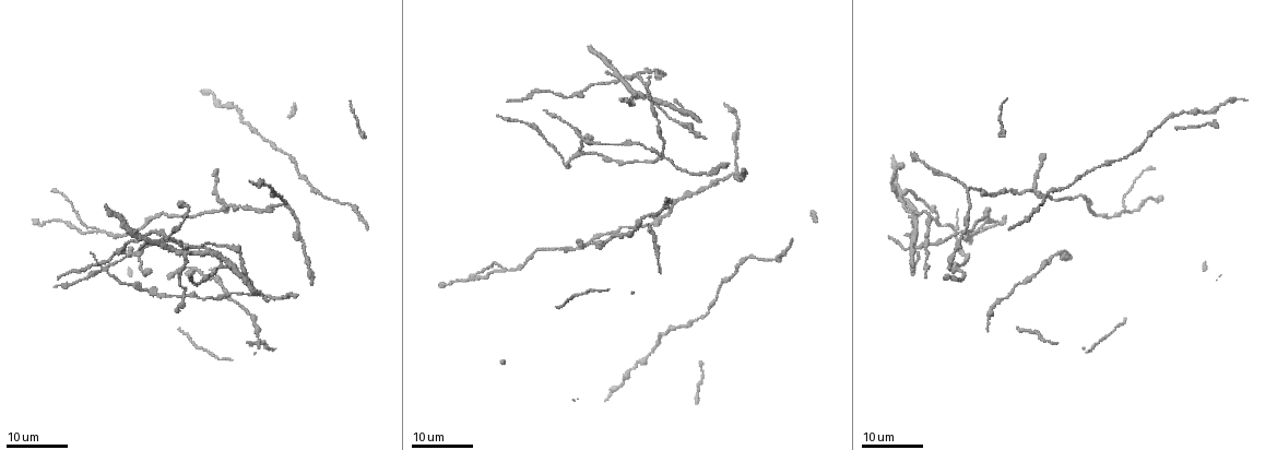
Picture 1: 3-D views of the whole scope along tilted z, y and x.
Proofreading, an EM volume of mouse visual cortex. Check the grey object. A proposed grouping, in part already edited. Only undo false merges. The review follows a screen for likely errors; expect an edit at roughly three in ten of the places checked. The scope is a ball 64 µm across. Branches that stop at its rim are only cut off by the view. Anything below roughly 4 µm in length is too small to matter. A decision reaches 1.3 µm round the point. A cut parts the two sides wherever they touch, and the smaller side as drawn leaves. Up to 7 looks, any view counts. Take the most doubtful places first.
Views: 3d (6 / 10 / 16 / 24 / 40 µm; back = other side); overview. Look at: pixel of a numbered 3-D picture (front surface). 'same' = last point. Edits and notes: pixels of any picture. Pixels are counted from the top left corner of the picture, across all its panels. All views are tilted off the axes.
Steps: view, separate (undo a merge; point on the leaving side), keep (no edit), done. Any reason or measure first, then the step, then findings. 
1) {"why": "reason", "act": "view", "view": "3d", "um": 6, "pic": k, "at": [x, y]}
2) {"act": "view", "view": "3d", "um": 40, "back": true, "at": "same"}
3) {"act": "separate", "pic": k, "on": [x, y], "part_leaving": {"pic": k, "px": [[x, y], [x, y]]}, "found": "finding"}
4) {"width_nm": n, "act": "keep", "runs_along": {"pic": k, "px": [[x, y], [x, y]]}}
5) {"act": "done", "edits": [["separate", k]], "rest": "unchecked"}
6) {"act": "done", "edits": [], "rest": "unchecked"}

{"why": "three arms meet", "act": "view", "view": "3d", "um": 24, "pic": 1, "at": [95, 232]}

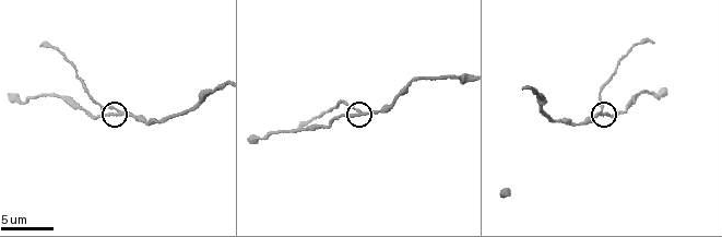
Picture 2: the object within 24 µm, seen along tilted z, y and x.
{"why": "closer look", "act": "view", "view": "3d", "um": 6, "pic": 2, "at": [362, 114]}

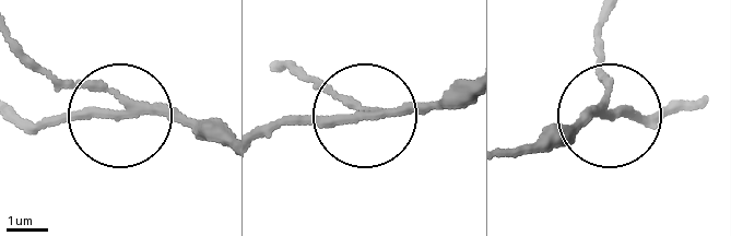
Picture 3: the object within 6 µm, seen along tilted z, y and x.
{"act": "keep", "runs_along": {"pic": 3, "px": [[460, 83], [434, 104], [375, 115], [296, 65]]}, "found": "one cell here"}

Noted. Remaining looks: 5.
{"why": "small branch off a trunk", "act": "view", "view": "3d", "um": 16, "pic": 1, "at": [999, 222]}

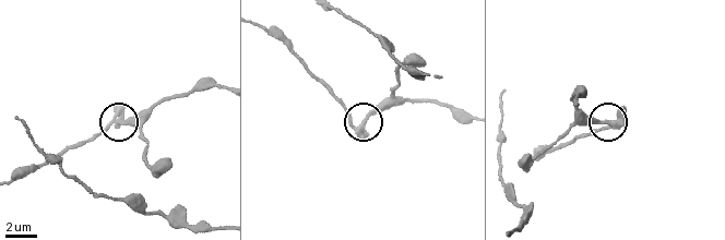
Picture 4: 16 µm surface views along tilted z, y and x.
{"act": "view", "view": "3d", "um": 6, "pic": 4, "at": [611, 122]}

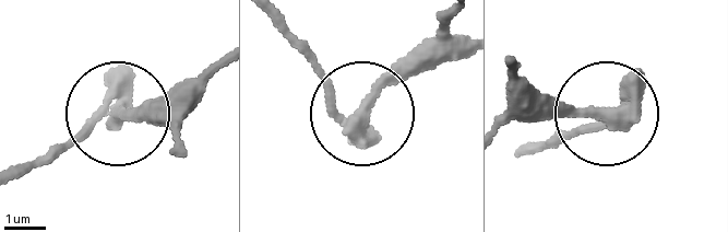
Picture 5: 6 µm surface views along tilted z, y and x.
{"arms": 3, "act": "keep", "runs_along": {"pic": 5, "px": [[215, 71], [100, 115], [20, 161]]}, "found": "all the same cell"}

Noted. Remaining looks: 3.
{"act": "view", "view": "3d", "um": 24, "pic": 1, "at": [658, 217]}

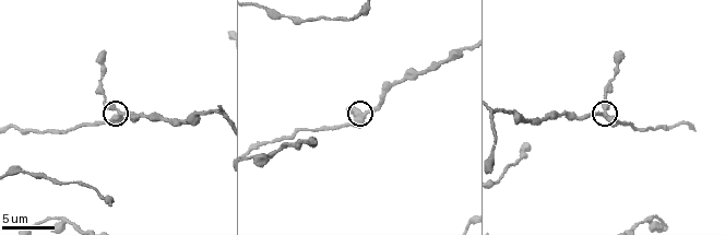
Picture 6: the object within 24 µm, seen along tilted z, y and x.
{"why": "closer look", "act": "view", "view": "3d", "um": 10, "pic": 6, "at": [607, 116]}

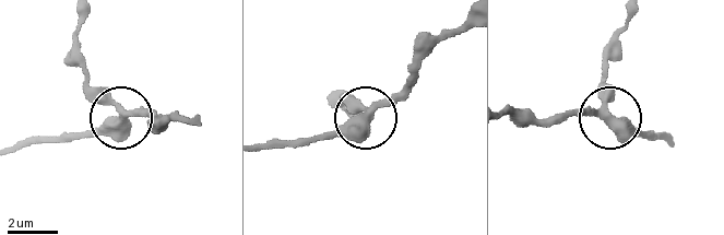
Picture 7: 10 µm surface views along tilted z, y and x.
{"act": "view", "view": "3d", "um": 6, "pic": 7, "at": [365, 111]}

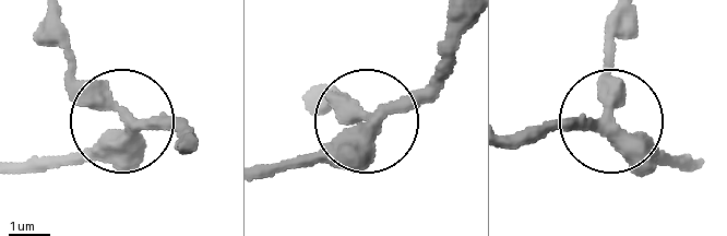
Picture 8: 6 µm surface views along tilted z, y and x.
{"width_nm": 370, "act": "keep", "runs_along": {"pic": 8, "px": [[507, 141], [609, 117], [626, 21]]}, "found": "one cell here"}

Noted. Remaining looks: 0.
{"act": "done", "edits": [], "rest": "unchecked"}

